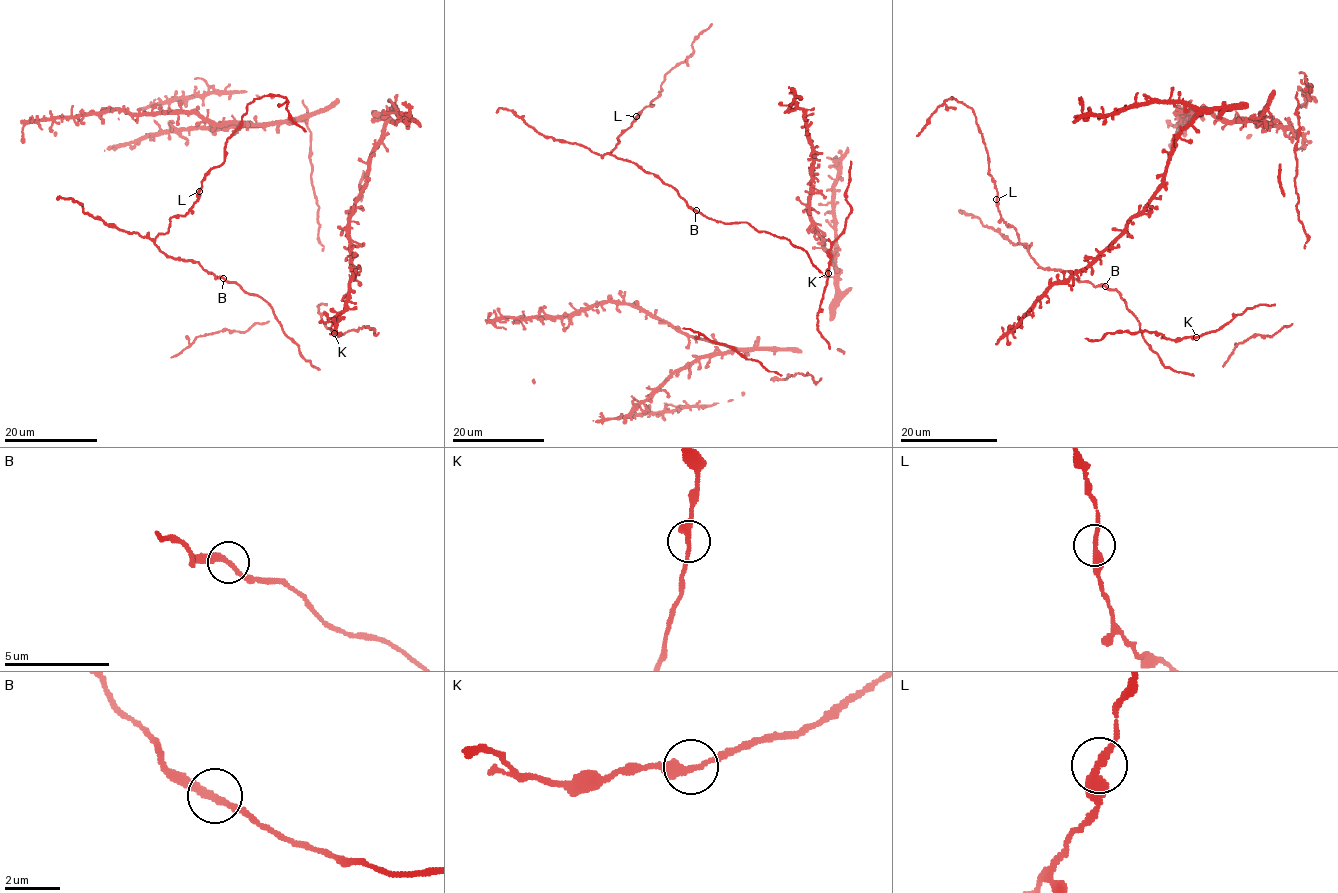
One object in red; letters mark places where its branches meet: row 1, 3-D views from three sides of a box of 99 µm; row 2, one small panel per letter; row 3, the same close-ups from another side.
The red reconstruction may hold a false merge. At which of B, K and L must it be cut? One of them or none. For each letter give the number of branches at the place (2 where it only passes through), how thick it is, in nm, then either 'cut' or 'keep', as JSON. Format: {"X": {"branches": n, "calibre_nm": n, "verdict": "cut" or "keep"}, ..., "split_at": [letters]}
{"B": {"branches": 2, "calibre_nm": 280, "verdict": "keep"}, "K": {"branches": 2, "calibre_nm": 320, "verdict": "keep"}, "L": {"branches": 2, "calibre_nm": 320, "verdict": "keep"}, "split_at": []}

